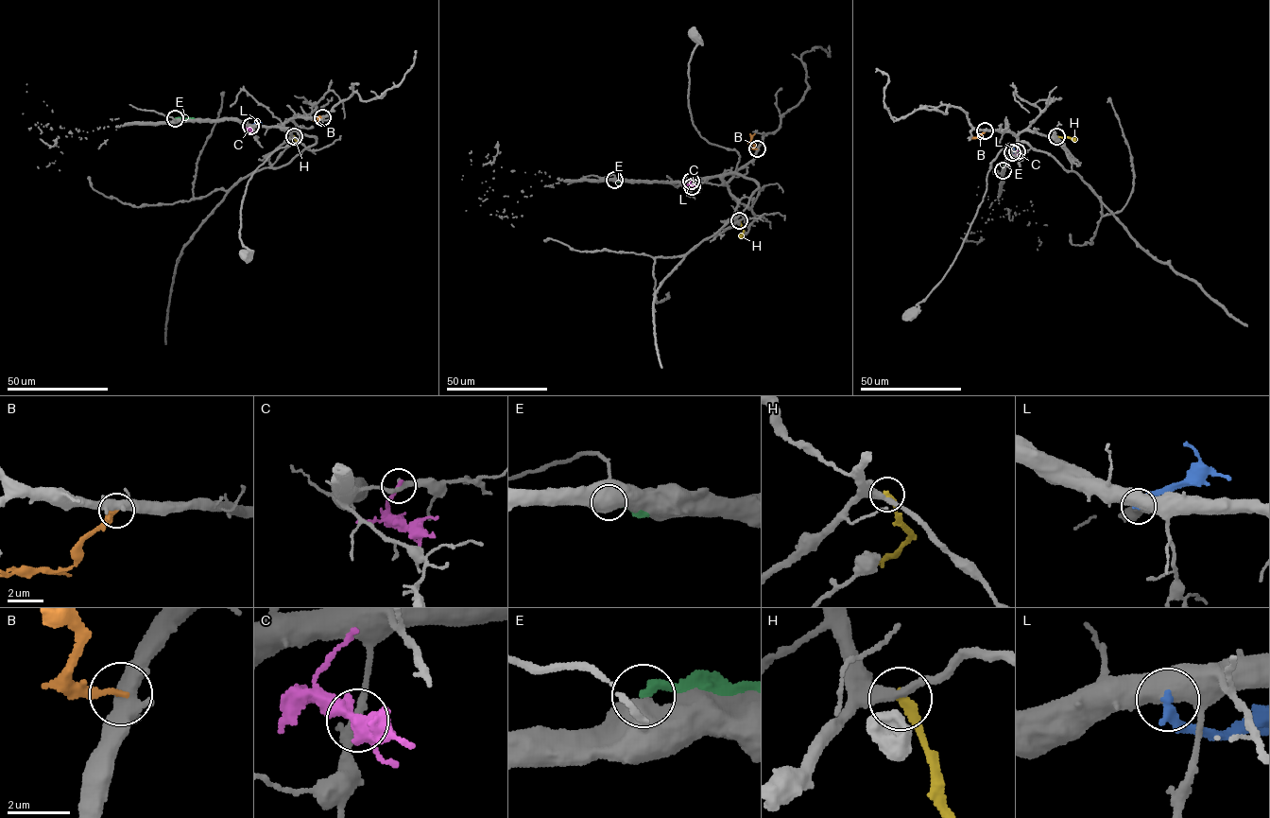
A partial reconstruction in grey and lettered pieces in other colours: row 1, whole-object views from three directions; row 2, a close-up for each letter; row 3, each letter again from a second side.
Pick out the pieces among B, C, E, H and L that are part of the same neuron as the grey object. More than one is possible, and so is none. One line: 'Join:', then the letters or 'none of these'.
Join: none of these

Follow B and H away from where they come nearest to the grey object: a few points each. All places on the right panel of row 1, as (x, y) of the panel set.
B: (986, 130), (978, 138), (970, 137)
H: (1056, 136), (1075, 140)

